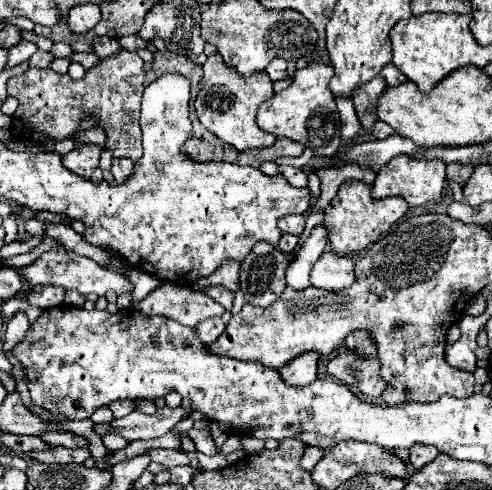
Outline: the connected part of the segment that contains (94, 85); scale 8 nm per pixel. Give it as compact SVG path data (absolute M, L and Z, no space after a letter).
M123 50L121 56L107 56L91 66L83 80L71 80L71 76L61 76L49 68L29 68L21 76L13 76L7 80L9 96L19 100L19 108L13 114L11 132L15 138L31 138L31 140L63 140L69 138L79 128L79 118L85 112L99 118L99 126L107 132L105 146L111 148L115 158L131 158L137 162L143 156L142 131L139 128L139 104L145 86L157 80L161 74L183 74L189 78L193 90L197 90L197 82L203 76L199 64L193 64L181 54L173 54L167 50L155 52L153 70L143 70L143 60L137 52Z

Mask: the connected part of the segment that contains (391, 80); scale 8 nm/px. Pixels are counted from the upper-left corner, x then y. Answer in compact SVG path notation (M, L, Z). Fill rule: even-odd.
M387 64L387 66L381 70L381 76L387 80L389 86L397 86L397 84L403 84L403 82L407 80L393 64Z

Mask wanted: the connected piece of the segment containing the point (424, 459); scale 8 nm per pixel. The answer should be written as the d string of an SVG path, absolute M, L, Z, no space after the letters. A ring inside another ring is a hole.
M415 444L413 448L409 448L409 462L415 470L423 468L427 462L431 462L437 456L437 448L427 446L427 444Z

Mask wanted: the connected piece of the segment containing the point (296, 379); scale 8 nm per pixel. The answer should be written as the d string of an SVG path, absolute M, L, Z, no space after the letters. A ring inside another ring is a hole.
M305 352L305 356L297 356L297 360L289 360L285 368L277 370L281 380L291 386L307 386L317 378L317 352Z

